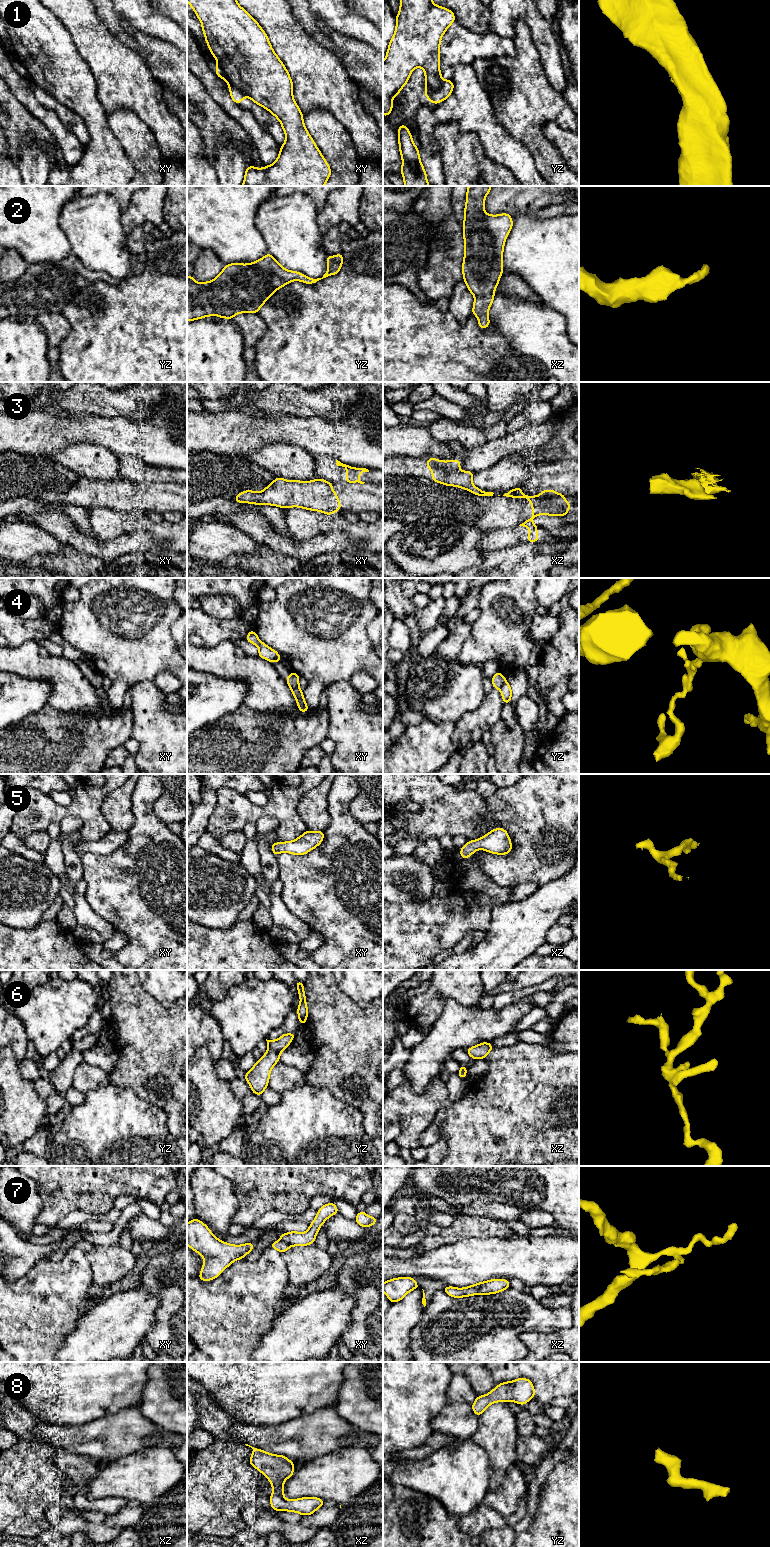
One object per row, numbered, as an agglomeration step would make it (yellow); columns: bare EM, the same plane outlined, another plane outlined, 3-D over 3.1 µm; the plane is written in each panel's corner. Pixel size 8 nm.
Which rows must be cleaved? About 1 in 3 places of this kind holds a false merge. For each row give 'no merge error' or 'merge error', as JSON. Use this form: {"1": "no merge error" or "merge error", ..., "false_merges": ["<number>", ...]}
{"1": "merge error", "2": "no merge error", "3": "merge error", "4": "merge error", "5": "no merge error", "6": "no merge error", "7": "no merge error", "8": "no merge error", "false_merges": ["1", "3", "4"]}

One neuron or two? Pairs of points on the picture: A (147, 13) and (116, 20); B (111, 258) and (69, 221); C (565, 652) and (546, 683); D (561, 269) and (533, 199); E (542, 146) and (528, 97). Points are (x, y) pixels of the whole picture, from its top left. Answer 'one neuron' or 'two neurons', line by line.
A: two neurons
B: one neuron
C: one neuron
D: two neurons
E: one neuron

